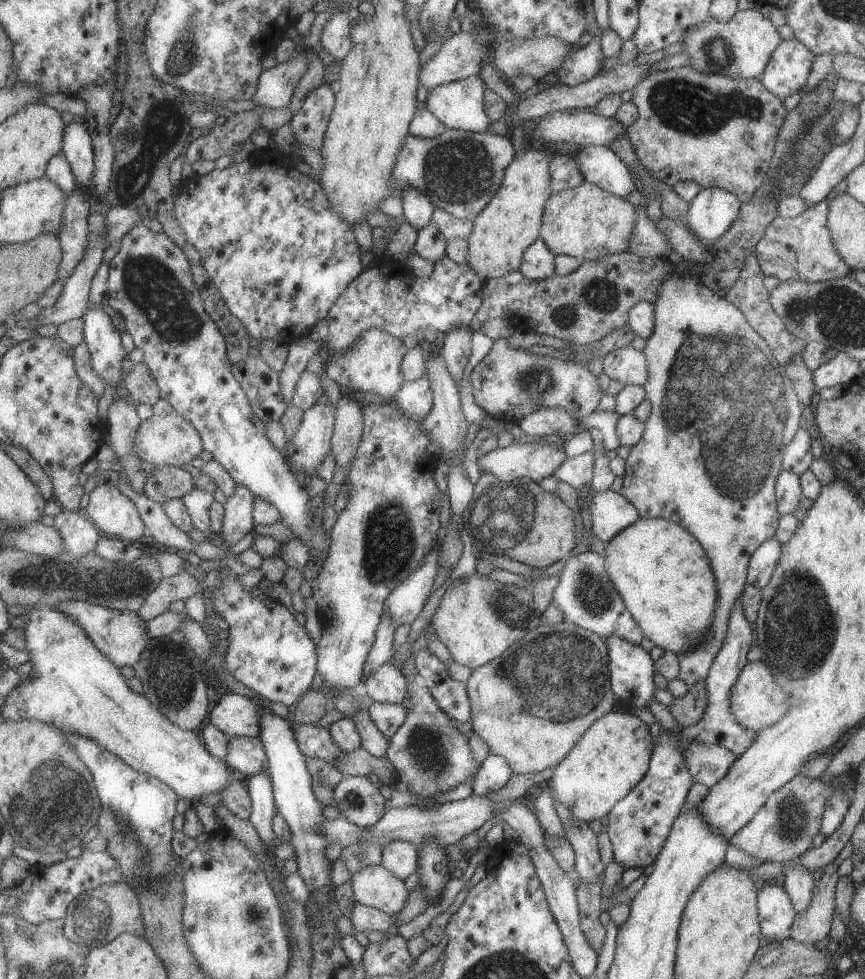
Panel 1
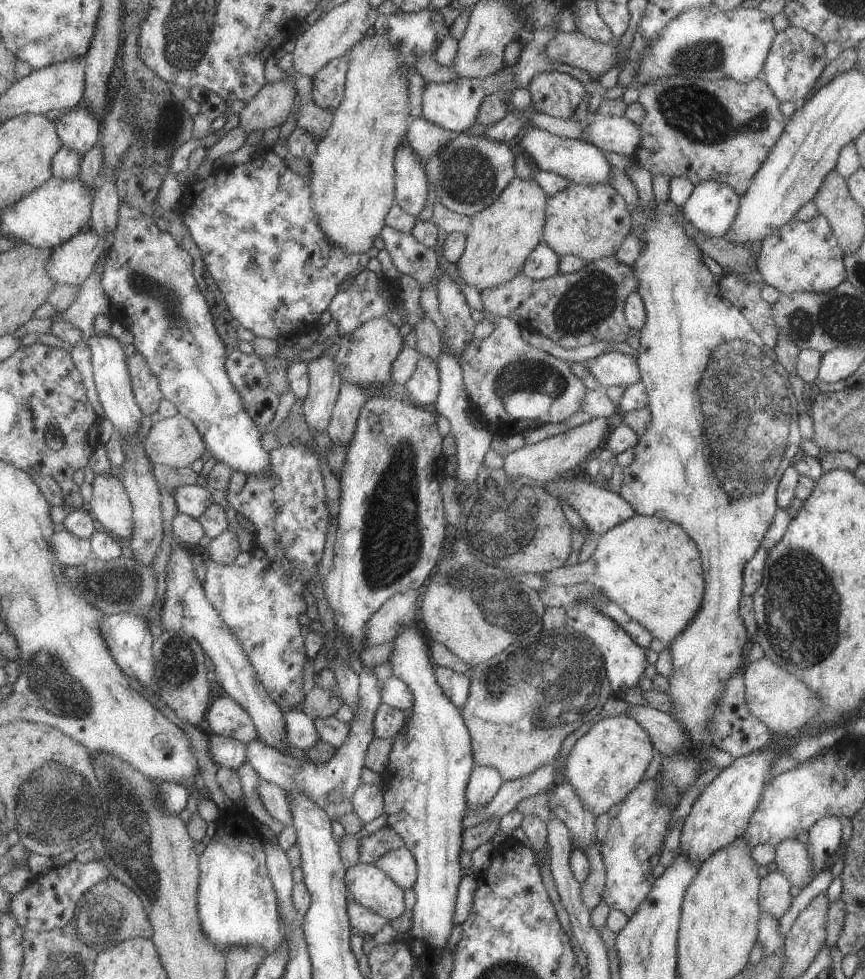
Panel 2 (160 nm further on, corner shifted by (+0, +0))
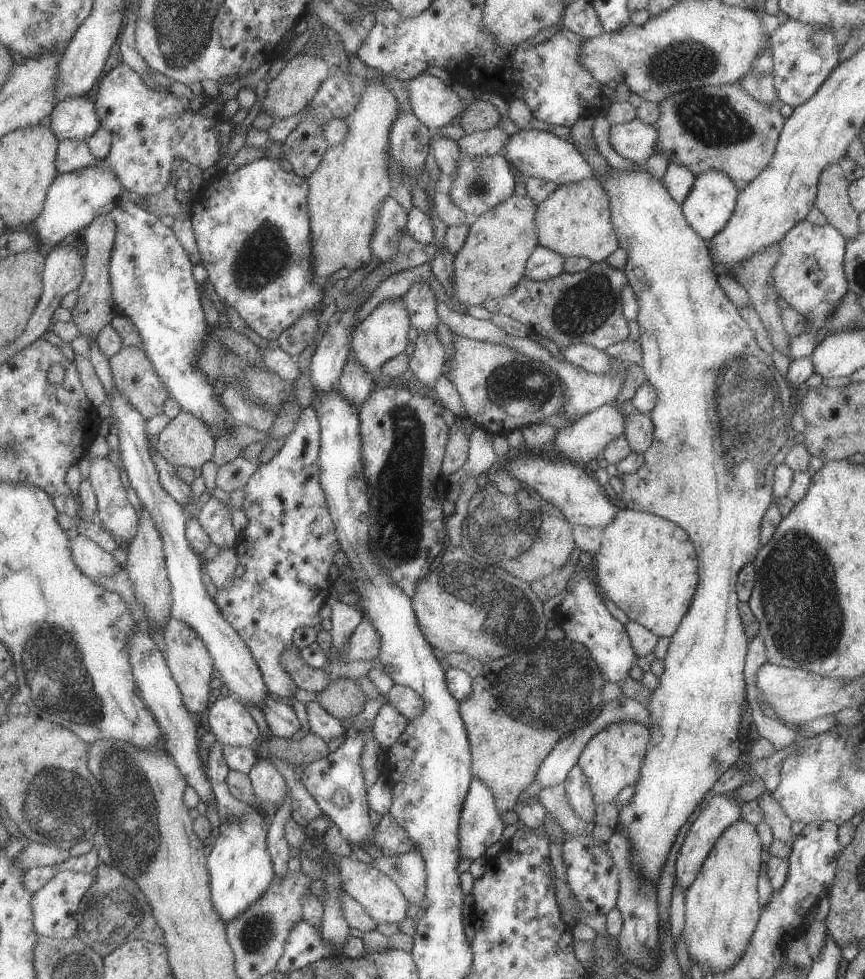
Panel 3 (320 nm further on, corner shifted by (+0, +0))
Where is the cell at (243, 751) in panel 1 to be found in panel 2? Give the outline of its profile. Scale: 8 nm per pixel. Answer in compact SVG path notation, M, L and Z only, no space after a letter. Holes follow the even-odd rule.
M358 666L360 672L360 705L355 710L350 723L351 732L347 742L336 750L331 760L324 763L314 763L311 759L303 758L299 753L282 753L279 749L270 747L259 739L248 744L248 762L259 775L259 779L274 782L290 791L301 791L310 799L319 803L329 814L332 820L345 817L355 812L352 799L362 786L361 774L367 767L366 756L371 743L375 740L376 732L374 718L383 703L382 686L374 668Z

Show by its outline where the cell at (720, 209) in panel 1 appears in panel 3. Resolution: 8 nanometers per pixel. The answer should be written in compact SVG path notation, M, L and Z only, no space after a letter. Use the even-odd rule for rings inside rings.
M717 169L700 172L694 177L691 190L680 205L687 224L707 242L725 226L731 216L738 190L733 181Z

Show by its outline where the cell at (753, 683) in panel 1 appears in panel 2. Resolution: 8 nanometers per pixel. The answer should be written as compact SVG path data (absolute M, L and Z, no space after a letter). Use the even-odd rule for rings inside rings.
M767 658L752 663L745 663L742 670L744 693L747 708L762 722L771 733L794 737L805 728L805 724L817 713L822 702L808 686L794 674L775 666Z

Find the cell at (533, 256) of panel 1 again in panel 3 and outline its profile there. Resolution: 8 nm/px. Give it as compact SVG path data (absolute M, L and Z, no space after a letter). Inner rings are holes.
M535 247L526 262L525 276L534 281L546 281L564 272L564 257L545 247Z

